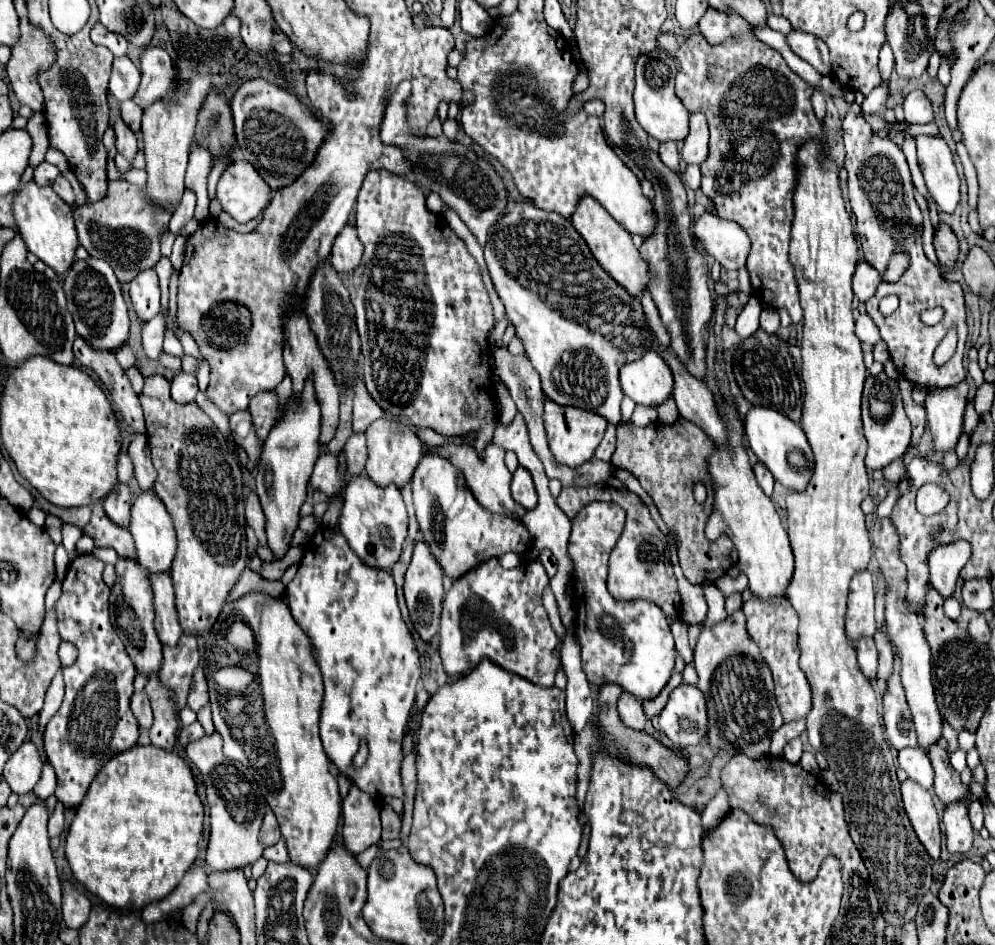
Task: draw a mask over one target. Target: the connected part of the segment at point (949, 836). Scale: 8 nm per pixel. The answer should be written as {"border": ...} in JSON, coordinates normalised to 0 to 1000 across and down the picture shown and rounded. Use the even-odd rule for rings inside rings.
{"border":[[[957,849],[949,855],[949,883],[951,897],[955,904],[971,904],[977,895],[977,874],[973,868],[973,853],[965,849]]]}

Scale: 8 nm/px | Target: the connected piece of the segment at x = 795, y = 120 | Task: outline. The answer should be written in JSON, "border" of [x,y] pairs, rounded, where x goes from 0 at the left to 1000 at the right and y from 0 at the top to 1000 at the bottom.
{"border":[[[663,33],[660,52],[673,56],[681,66],[683,74],[679,80],[679,99],[691,119],[708,119],[714,133],[714,163],[706,176],[706,203],[718,214],[724,231],[742,235],[754,250],[756,265],[750,275],[754,290],[754,301],[758,313],[772,326],[790,326],[796,343],[806,339],[806,326],[802,320],[802,307],[798,288],[792,275],[794,258],[794,237],[798,231],[796,203],[800,199],[798,167],[802,154],[826,142],[826,131],[818,123],[814,99],[816,91],[808,87],[800,76],[794,74],[786,57],[772,47],[756,38],[744,38],[730,42],[724,49],[716,49],[704,34],[691,38],[687,47],[682,47],[677,37]]]}

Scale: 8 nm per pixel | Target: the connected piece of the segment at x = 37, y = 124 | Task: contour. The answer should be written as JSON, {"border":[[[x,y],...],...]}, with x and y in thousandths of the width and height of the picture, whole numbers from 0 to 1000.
{"border":[[[34,119],[28,125],[26,131],[26,140],[32,146],[32,159],[30,159],[30,176],[38,176],[40,169],[44,169],[46,159],[48,159],[48,142],[46,142],[46,133],[44,131],[44,123],[40,123],[40,119]]]}

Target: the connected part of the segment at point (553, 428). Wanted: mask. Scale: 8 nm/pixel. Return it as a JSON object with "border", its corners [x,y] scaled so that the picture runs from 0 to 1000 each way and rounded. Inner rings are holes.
{"border":[[[549,423],[547,430],[547,453],[551,459],[551,470],[553,470],[553,478],[557,480],[559,489],[569,491],[569,493],[585,493],[589,487],[593,487],[597,483],[597,476],[601,474],[611,447],[591,434],[585,432],[577,432],[577,430],[563,430],[563,428],[555,428],[555,423]]]}

